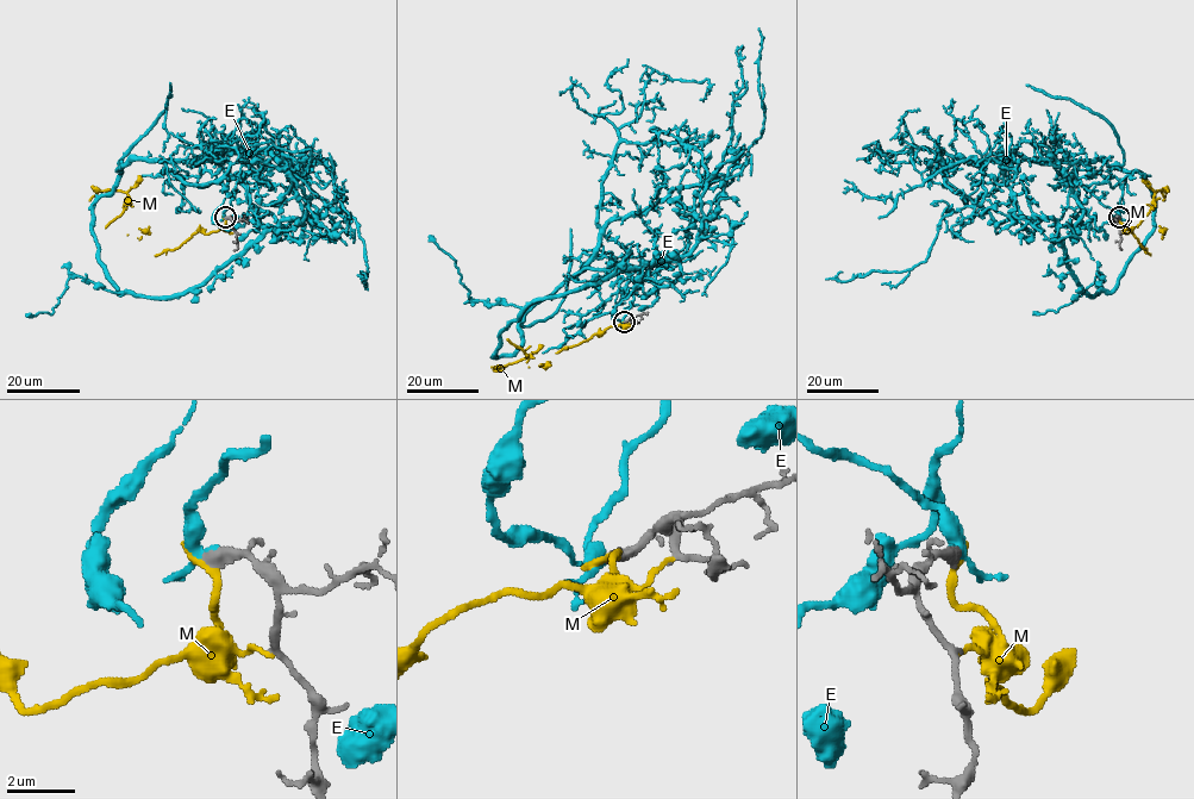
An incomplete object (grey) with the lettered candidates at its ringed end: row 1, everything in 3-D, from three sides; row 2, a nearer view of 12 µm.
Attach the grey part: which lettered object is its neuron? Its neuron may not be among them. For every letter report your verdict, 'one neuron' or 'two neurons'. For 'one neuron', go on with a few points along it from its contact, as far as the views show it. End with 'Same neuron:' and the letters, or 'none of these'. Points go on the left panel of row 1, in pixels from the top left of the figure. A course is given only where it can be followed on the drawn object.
E: one neuron; course (226, 217), (239, 182), (263, 226), (302, 223), (308, 208), (339, 233), (339, 207), (363, 241), (361, 280)
M: two neurons
Same neuron: E

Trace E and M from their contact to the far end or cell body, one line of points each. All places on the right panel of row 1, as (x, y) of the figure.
E: (1119, 217), (1076, 182), (1056, 228), (980, 208), (954, 232), (950, 207), (924, 262), (826, 279)
M: (1119, 218), (1123, 230), (1131, 232), (1150, 254), (1163, 228), (1152, 197), (1157, 191), (1164, 195), (1164, 200)

